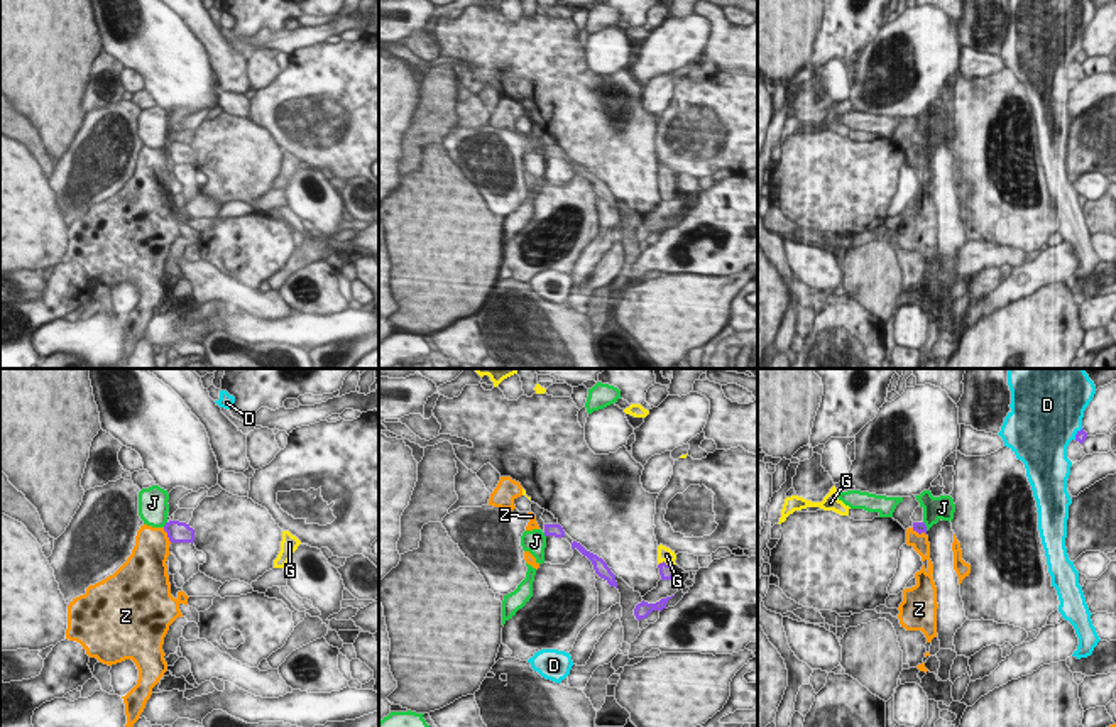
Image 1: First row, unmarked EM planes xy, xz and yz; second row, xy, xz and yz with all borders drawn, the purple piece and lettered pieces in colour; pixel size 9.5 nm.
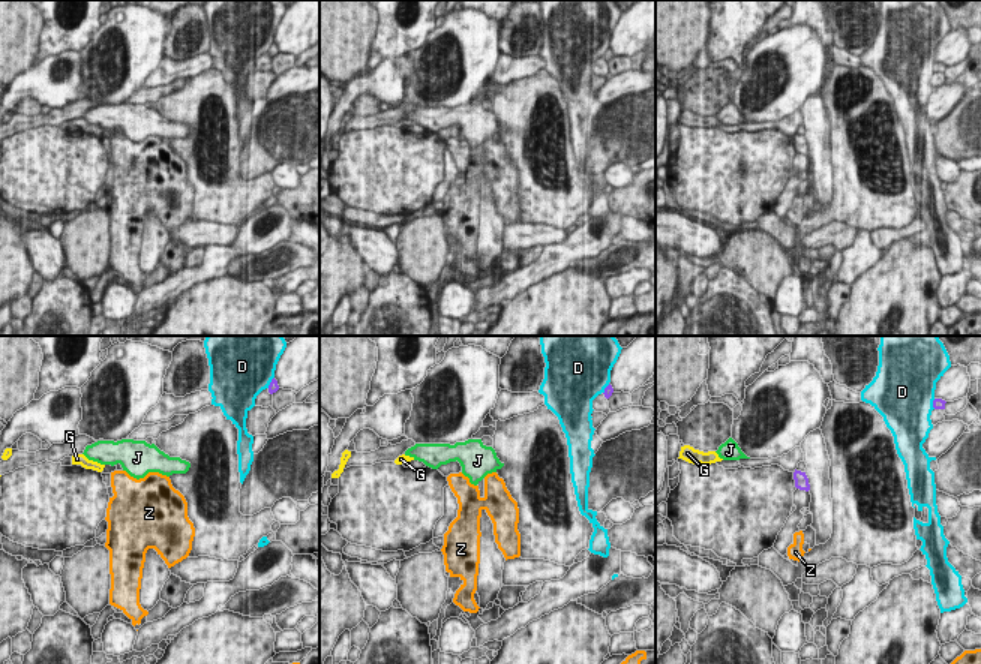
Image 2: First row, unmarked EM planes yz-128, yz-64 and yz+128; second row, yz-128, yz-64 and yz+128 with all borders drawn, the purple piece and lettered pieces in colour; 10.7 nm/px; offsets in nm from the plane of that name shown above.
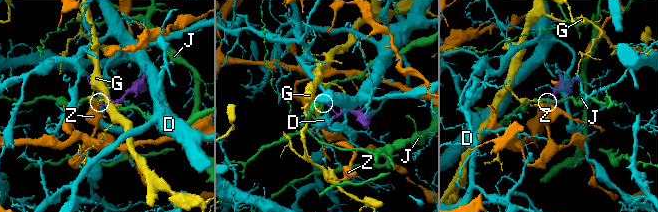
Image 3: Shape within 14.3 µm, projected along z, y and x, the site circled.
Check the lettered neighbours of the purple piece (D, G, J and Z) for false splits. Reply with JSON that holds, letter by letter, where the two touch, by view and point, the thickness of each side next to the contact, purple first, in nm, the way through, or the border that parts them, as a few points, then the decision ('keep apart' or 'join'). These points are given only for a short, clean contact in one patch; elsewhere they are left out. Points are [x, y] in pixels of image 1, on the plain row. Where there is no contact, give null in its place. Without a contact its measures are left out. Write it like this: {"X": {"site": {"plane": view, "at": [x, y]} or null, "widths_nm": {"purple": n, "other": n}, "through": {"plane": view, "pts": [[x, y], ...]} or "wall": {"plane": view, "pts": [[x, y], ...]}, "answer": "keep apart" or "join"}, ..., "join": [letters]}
{"D": {"site": {"plane": "yz", "at": [1077, 54]}, "widths_nm": {"purple": 100, "other": 480}, "answer": "keep apart"}, "G": {"site": {"plane": "xz", "at": [665, 185]}, "widths_nm": {"purple": 140, "other": 140}, "through": {"plane": "xz", "pts": [[667, 193], [665, 185], [667, 176]]}, "answer": "join"}, "J": {"site": {"plane": "xy", "at": [166, 146]}, "widths_nm": {"purple": 190, "other": 280}, "wall": {"plane": "xy", "pts": [[166, 142], [163, 147]]}, "answer": "keep apart"}, "Z": {"site": {"plane": "xy", "at": [168, 156]}, "widths_nm": {"purple": 190, "other": 340}, "wall": {"plane": "xy", "pts": [[163, 149], [171, 163]]}, "answer": "keep apart"}, "join": ["G"]}

